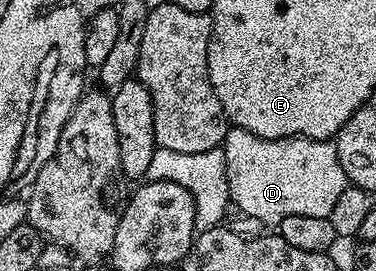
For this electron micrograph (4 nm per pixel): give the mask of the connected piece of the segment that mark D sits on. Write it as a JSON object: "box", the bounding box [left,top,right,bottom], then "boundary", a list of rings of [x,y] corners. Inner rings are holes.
{"box":[222,125,349,225],"boundary":[[[232,125],[229,126],[226,137],[222,144],[224,156],[226,157],[226,181],[228,182],[228,198],[244,215],[249,215],[252,219],[257,219],[260,223],[272,223],[278,225],[286,217],[295,217],[299,213],[302,217],[329,217],[334,209],[334,201],[338,201],[338,197],[342,197],[342,193],[349,187],[349,181],[346,173],[342,169],[342,165],[338,161],[338,153],[336,152],[335,142],[327,139],[305,139],[303,137],[293,137],[290,139],[263,139],[254,133],[250,133],[246,129]]]}

